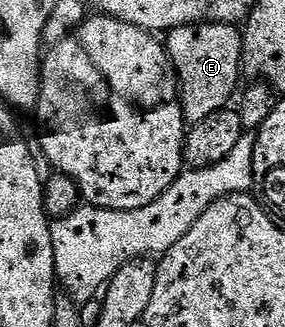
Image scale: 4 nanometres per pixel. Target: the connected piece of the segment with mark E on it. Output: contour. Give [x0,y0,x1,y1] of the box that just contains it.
[167,22,243,124]

